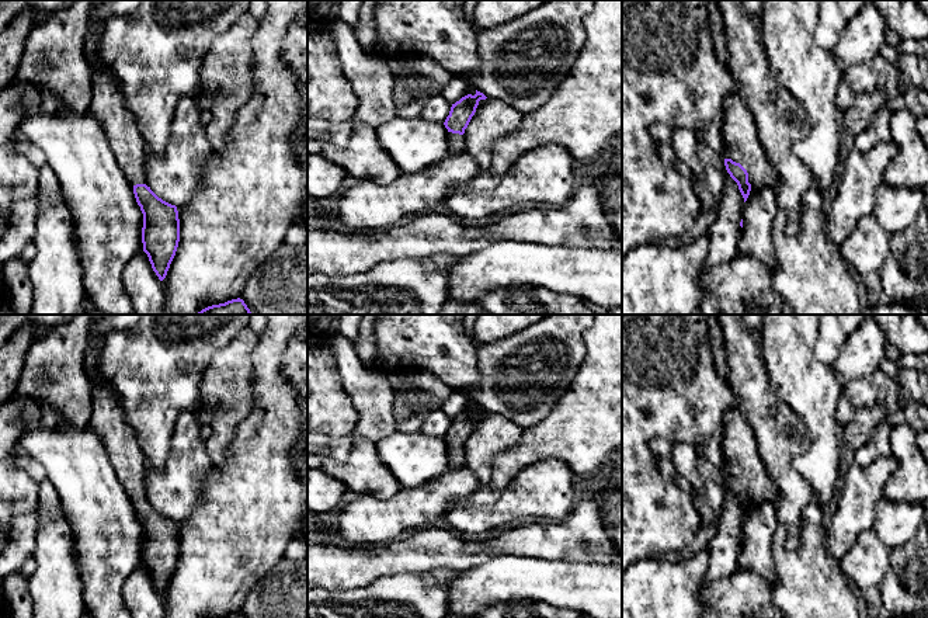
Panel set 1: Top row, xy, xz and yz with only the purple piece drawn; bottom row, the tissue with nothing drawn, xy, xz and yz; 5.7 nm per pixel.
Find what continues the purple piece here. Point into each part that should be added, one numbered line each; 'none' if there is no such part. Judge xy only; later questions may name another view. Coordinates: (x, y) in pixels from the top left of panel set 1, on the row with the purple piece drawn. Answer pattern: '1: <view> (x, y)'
1: xy (121, 128)

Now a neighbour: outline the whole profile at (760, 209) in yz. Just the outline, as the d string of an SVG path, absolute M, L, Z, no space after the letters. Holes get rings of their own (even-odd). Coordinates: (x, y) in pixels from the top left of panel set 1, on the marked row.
M778 184L764 188L751 187L743 208L741 239L737 251L761 261L769 271L778 265L772 243L772 225L778 211Z

